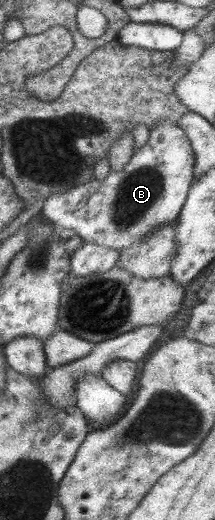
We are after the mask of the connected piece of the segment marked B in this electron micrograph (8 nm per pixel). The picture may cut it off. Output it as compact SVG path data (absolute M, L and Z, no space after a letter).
M166 120L158 122L158 124L152 125L152 130L149 131L149 137L141 148L138 148L136 152L132 151L132 157L129 162L119 170L118 172L109 171L109 174L104 179L90 179L88 183L81 183L76 187L70 187L66 192L54 192L44 200L44 204L41 207L41 215L45 219L49 219L56 229L68 229L74 230L78 237L81 237L85 242L95 243L113 250L118 251L121 247L129 246L132 242L143 238L147 233L155 230L158 226L165 224L166 222L174 222L177 219L177 215L180 213L181 207L186 200L188 188L193 182L193 165L194 165L194 154L192 151L191 143L189 139L185 137L184 133L177 127L176 124L170 124Z

